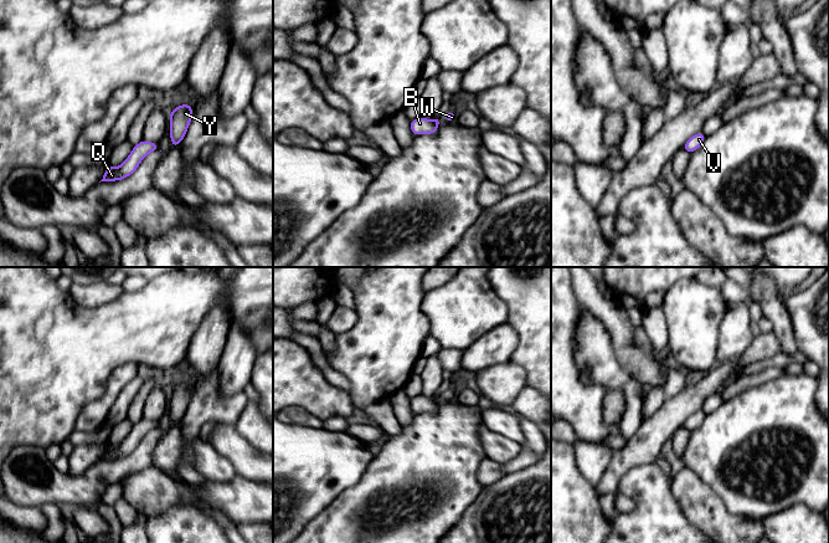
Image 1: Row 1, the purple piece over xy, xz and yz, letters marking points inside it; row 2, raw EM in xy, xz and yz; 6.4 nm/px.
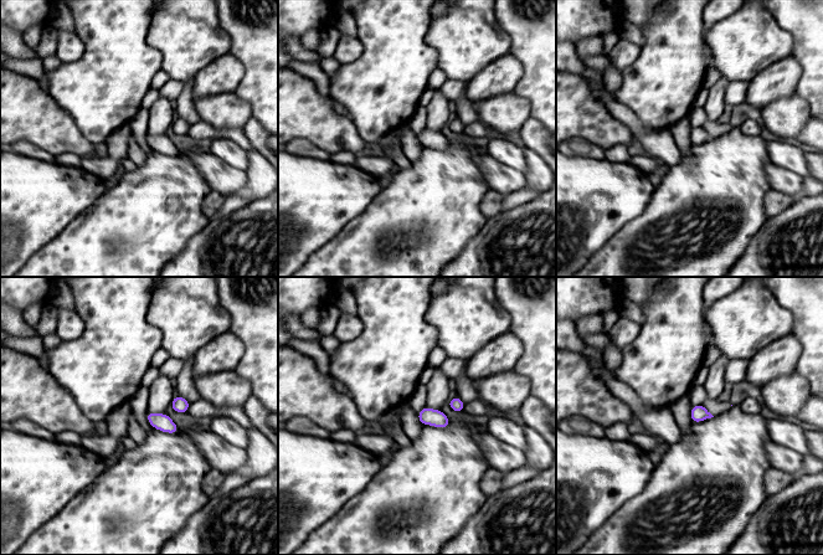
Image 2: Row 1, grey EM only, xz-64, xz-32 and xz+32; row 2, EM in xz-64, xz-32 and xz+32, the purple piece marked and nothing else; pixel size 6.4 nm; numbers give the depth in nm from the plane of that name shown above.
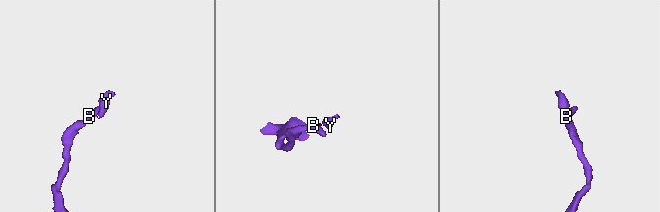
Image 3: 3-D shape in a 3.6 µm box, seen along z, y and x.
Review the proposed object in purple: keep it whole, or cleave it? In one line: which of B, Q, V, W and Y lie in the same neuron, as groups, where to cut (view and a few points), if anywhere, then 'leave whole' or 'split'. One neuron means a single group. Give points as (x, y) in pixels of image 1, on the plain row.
B Q V / W Y; cut in xz along (431, 398), (437, 403); split

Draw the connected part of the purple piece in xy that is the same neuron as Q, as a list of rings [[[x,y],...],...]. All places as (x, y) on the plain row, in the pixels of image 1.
[[[143,418],[133,425],[129,435],[118,445],[107,444],[105,451],[101,460],[118,460],[130,455],[139,445],[141,439],[151,430],[159,427],[159,421],[151,421]]]

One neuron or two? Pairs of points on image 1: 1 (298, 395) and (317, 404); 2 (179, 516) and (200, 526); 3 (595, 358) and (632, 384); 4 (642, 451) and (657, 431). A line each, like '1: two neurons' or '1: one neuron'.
1: one neuron
2: one neuron
3: one neuron
4: one neuron

